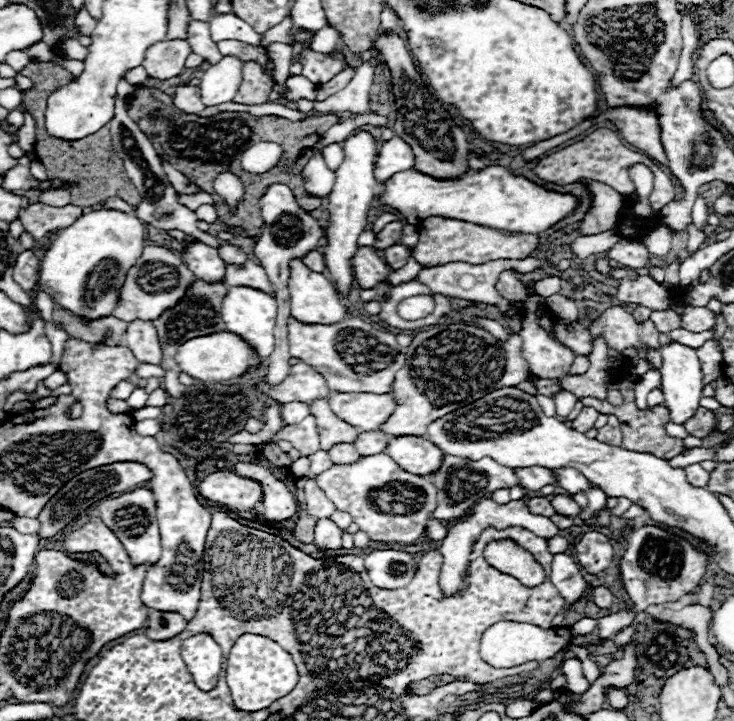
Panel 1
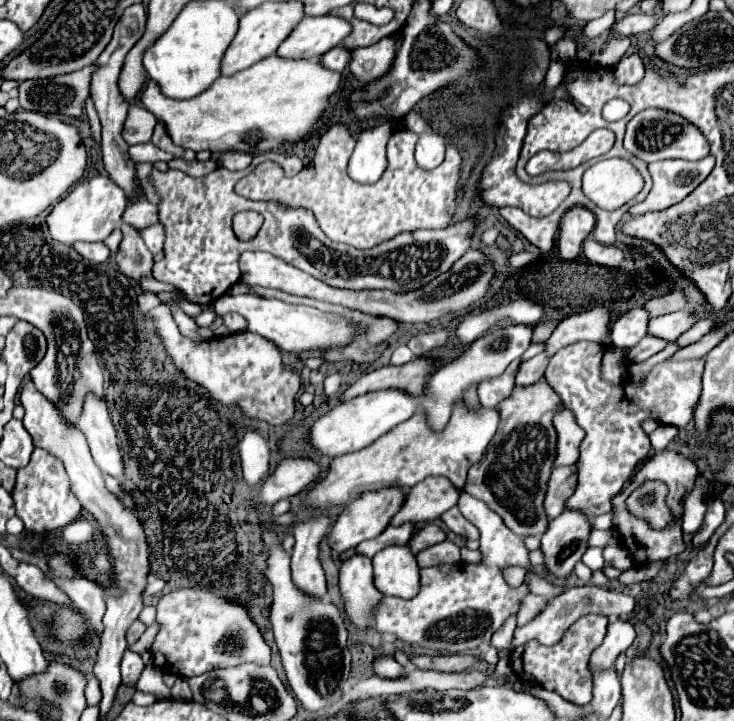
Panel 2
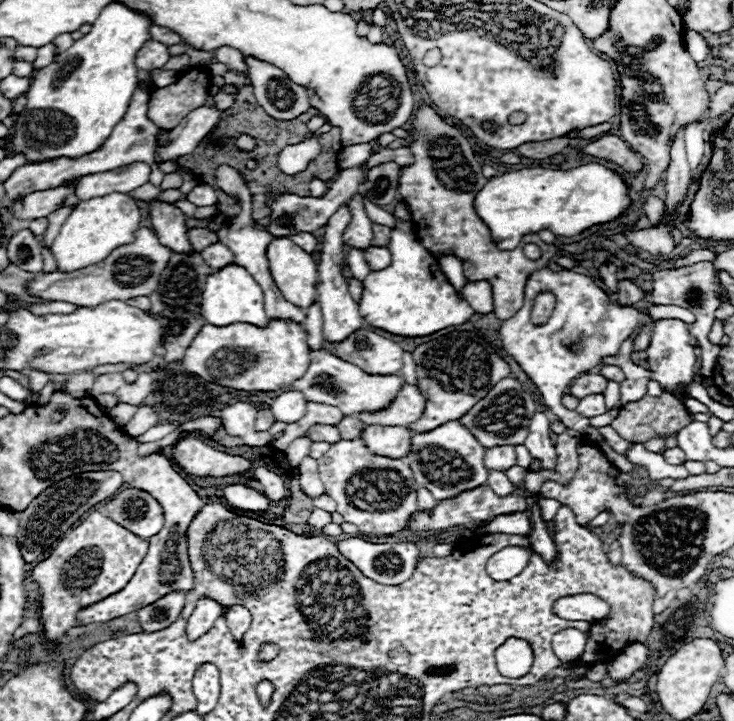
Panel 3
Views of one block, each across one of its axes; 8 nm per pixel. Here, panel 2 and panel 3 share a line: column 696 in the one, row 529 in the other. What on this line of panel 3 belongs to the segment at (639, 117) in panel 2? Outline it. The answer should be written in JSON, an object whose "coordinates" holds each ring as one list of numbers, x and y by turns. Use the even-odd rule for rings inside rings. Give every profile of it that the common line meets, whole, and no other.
{"coordinates":[[138,488,118,492,110,502,106,502,104,508,108,518,124,524,124,528,136,532,136,536,146,536,146,540,160,532,164,524,164,512,158,500]]}

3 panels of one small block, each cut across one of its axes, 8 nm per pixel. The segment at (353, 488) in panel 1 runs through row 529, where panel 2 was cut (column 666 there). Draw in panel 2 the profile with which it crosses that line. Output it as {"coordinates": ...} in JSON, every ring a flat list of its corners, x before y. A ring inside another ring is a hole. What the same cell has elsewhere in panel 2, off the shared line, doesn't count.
{"coordinates":[[576,342,560,352,556,352,548,364,546,380,552,384,552,388,560,394,564,400,564,406,574,412,576,422,584,428,586,438,580,446,580,458,578,458,578,488,572,494,572,498,566,502,566,508,582,510,590,516,600,516,612,510,612,496,620,494,622,488,632,480,636,472,636,464,648,456,650,438,642,430,642,422,656,420,658,424,674,424,674,426,686,426,692,420,694,408,698,404,700,392,702,392,702,372,704,372,704,358,698,360,666,360,656,364,642,382,634,382,632,376,628,380,624,378,620,384,606,382,602,378,602,358,604,348,596,342]]}

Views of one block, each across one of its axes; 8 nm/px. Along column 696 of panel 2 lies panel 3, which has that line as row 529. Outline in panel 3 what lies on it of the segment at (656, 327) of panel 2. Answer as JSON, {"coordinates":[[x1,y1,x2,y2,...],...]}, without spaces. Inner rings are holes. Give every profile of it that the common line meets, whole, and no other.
{"coordinates":[[318,508,308,518,308,524,314,526,314,528,318,528,318,530,322,530,322,526,326,526,328,522,330,522,330,514,324,512,324,510,318,510]]}

